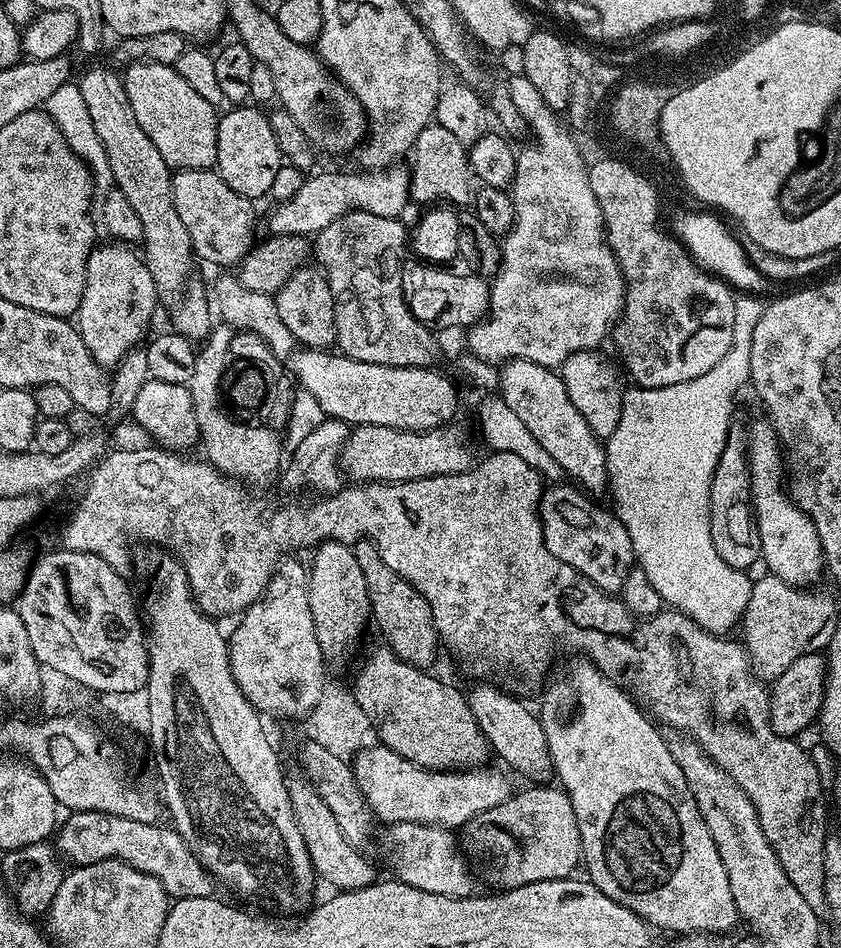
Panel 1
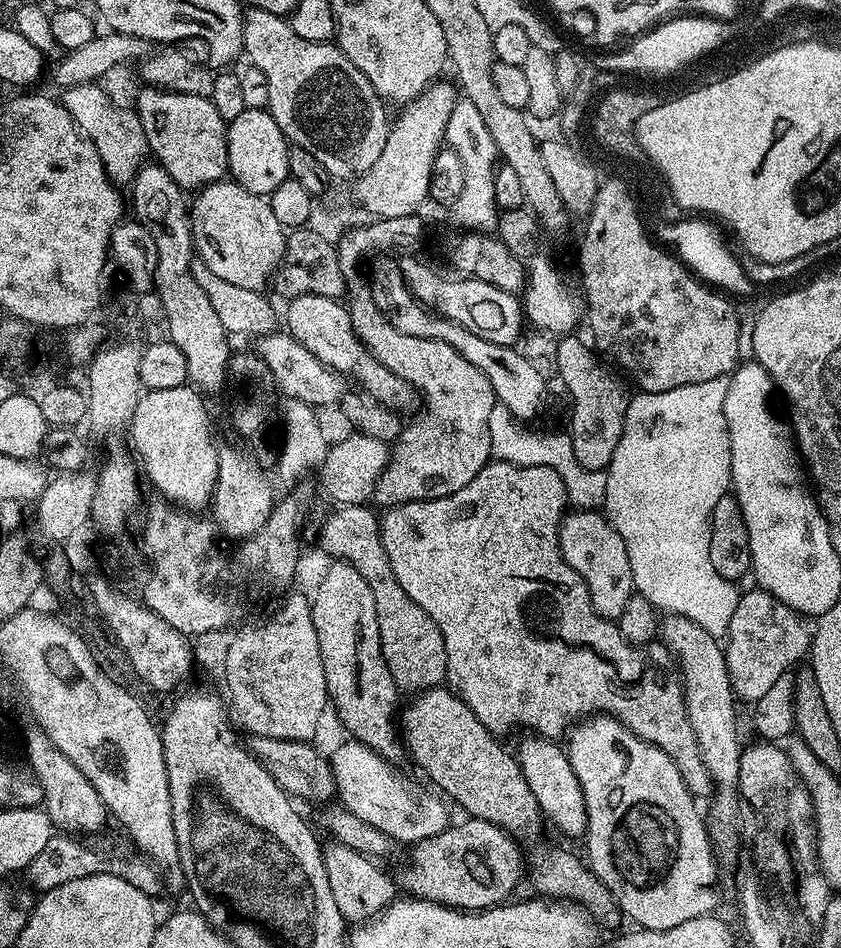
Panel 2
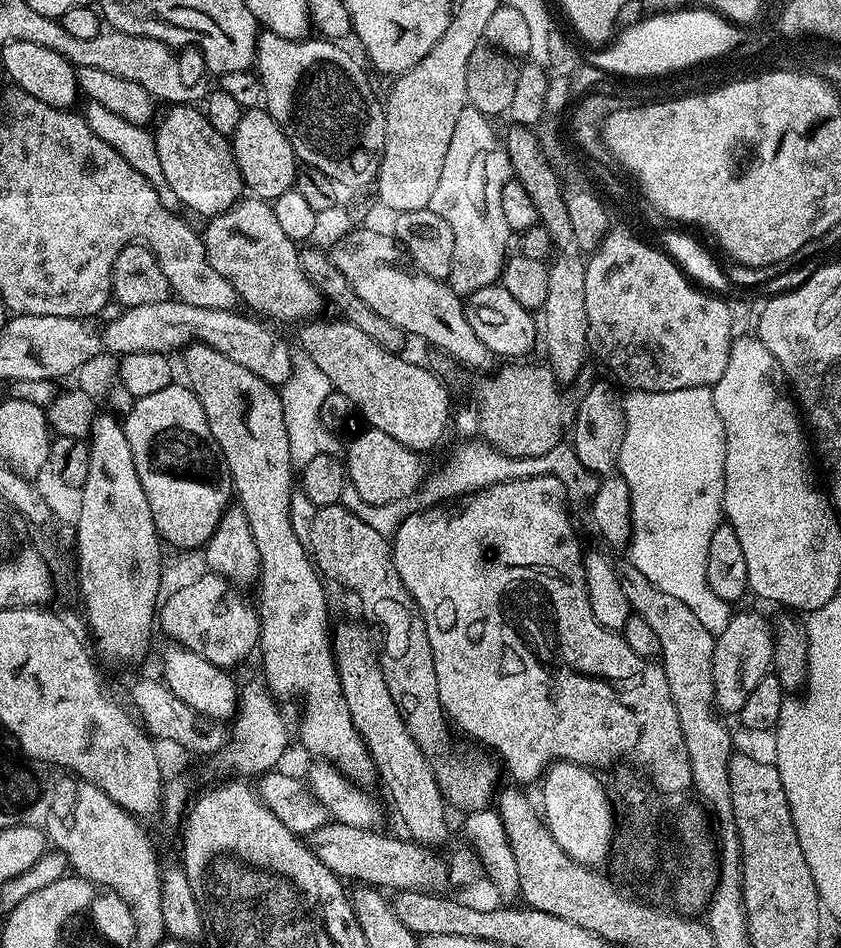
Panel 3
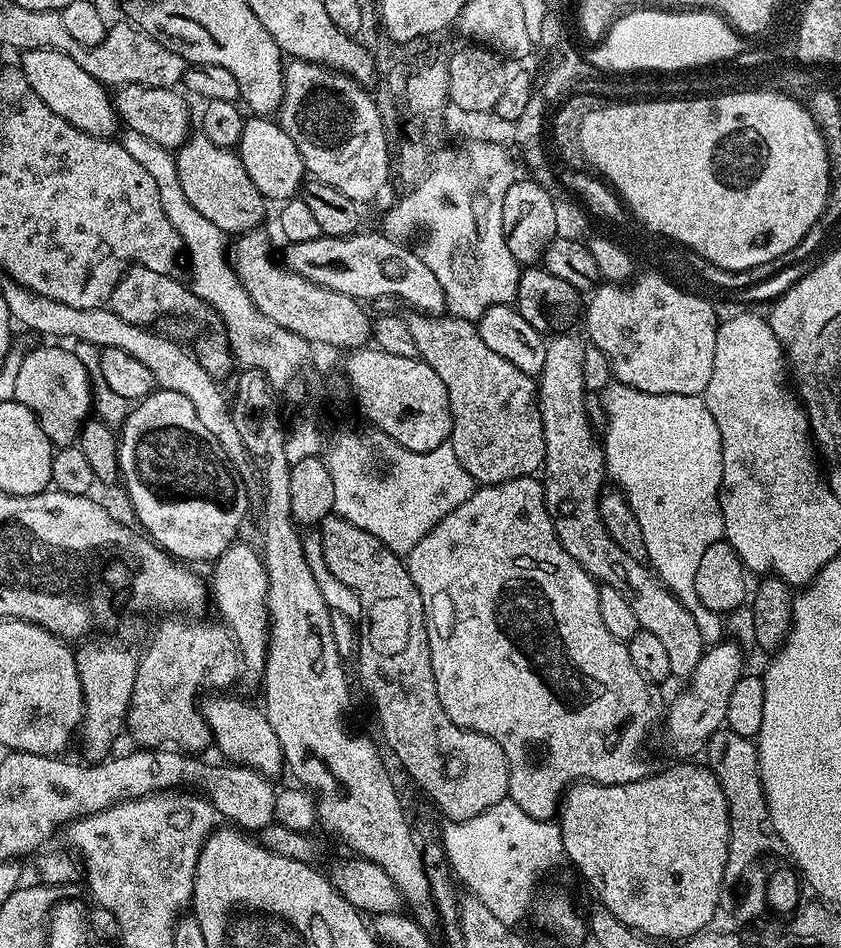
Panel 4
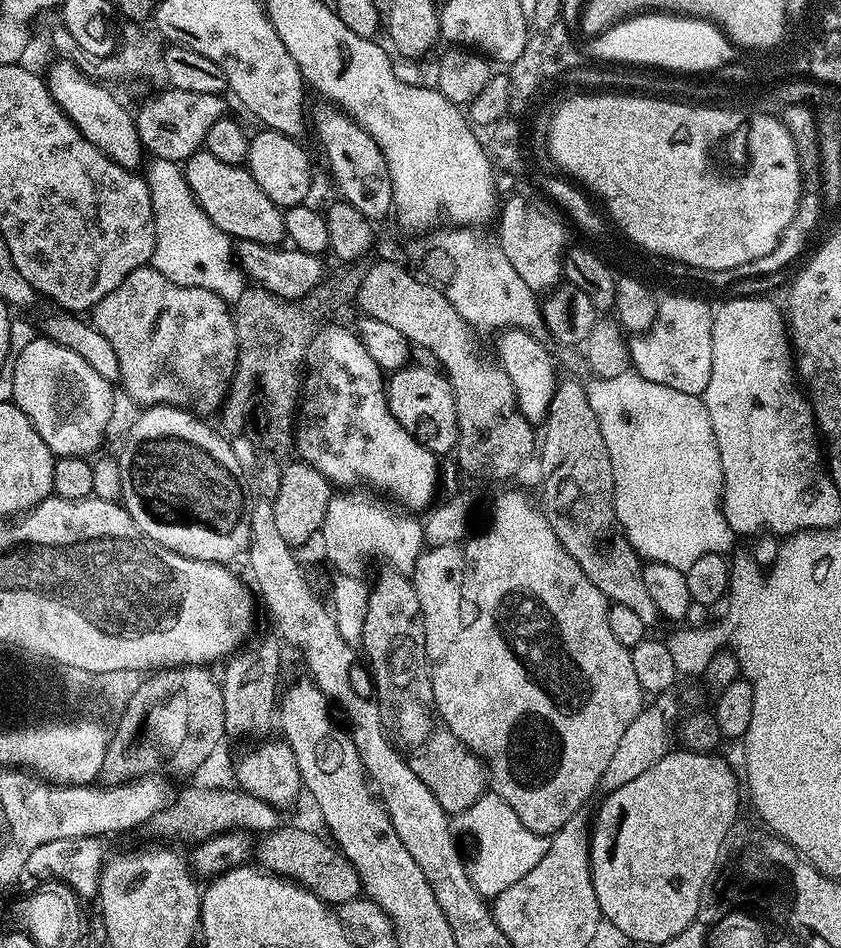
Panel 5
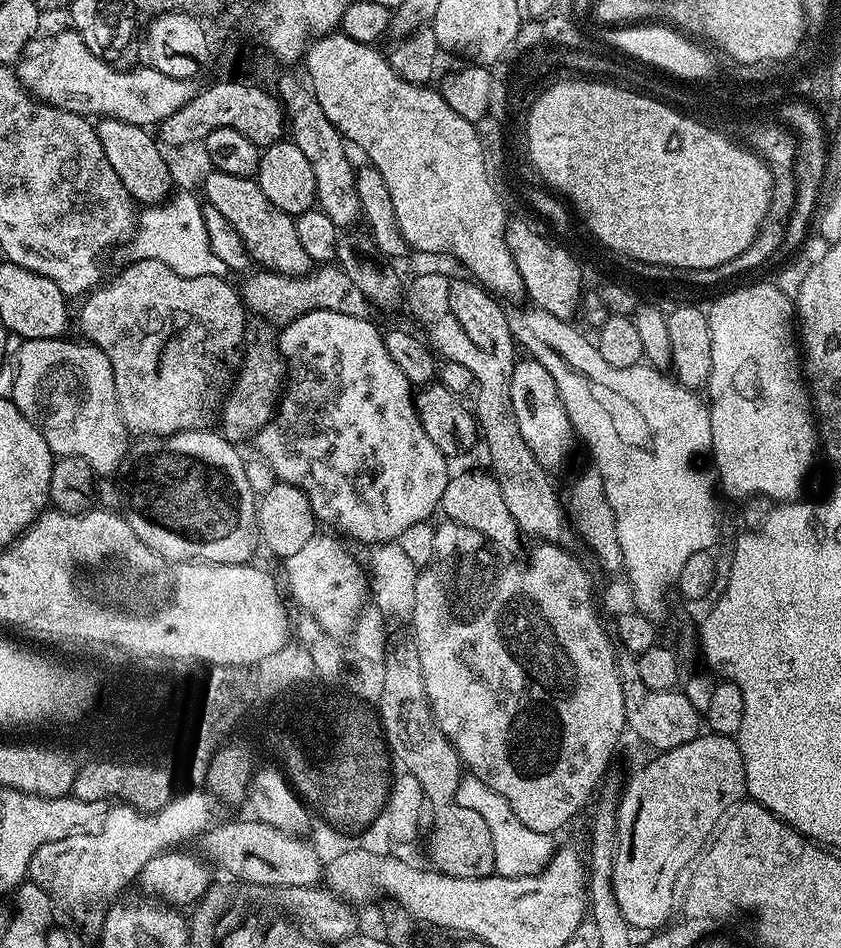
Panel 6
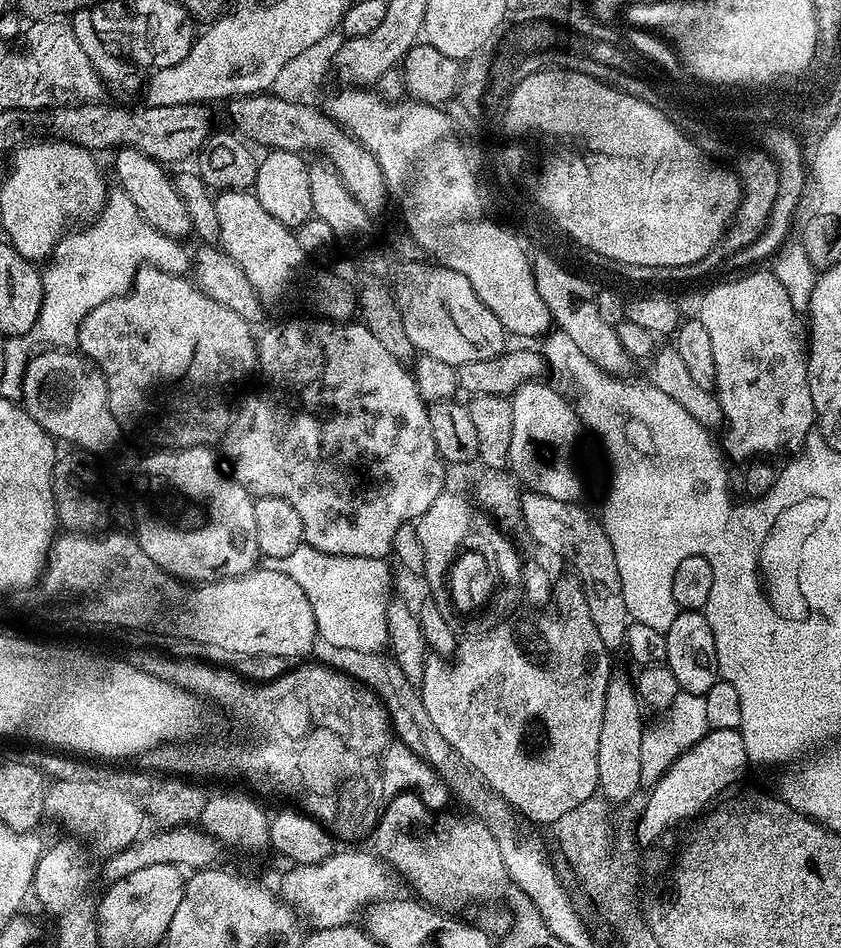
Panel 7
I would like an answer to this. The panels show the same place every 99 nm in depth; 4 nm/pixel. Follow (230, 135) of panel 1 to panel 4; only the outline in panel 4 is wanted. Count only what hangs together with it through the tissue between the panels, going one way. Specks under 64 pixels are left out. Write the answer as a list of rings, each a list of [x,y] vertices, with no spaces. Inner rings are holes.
[[[248,118],[244,121],[238,155],[250,182],[258,186],[265,201],[283,202],[291,200],[301,191],[306,180],[306,171],[297,146],[290,140],[290,135],[272,118]]]

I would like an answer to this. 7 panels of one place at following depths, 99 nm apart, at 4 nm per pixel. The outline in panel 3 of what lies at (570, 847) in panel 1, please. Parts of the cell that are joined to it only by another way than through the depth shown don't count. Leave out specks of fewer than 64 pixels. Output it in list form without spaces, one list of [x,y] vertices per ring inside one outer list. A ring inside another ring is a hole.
[[[331,821],[311,833],[308,845],[315,856],[341,879],[356,880],[352,882],[392,890],[390,892],[438,892],[442,890],[447,874],[454,884],[470,884],[478,876],[481,877],[481,861],[471,849],[465,848],[454,853],[447,872],[445,862],[433,853],[433,849],[406,838],[400,840],[380,833],[375,829],[364,830]]]

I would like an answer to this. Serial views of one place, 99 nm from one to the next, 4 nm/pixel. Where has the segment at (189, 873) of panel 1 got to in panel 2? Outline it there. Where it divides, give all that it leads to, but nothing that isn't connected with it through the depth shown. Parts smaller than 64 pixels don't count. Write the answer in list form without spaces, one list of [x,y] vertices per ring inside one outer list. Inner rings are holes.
[[[53,834],[50,842],[46,842],[46,850],[34,858],[26,869],[27,883],[37,893],[43,894],[63,886],[66,882],[74,882],[74,878],[90,878],[94,874],[114,874],[118,878],[126,878],[130,886],[138,886],[138,890],[147,896],[159,897],[162,876],[159,876],[157,865],[132,842],[122,838],[117,844],[87,844],[76,834]]]

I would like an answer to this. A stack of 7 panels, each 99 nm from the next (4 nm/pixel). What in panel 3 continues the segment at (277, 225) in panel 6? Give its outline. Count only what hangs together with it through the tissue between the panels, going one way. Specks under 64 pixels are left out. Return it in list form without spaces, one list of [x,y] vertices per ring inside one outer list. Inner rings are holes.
[[[177,104],[167,111],[160,125],[155,125],[154,135],[170,190],[181,205],[203,218],[221,215],[239,203],[246,192],[229,137],[214,130],[206,112],[192,104]]]

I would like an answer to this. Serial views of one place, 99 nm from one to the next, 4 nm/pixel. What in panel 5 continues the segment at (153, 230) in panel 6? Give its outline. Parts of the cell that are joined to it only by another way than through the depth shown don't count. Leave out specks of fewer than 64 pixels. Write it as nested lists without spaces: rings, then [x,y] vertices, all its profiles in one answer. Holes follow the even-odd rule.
[[[159,161],[160,185],[152,188],[152,213],[156,219],[156,245],[150,261],[151,267],[161,272],[167,280],[173,280],[178,286],[187,288],[205,288],[222,299],[233,302],[242,294],[246,277],[236,262],[233,237],[227,236],[202,210],[202,206],[194,198],[190,186],[184,177],[183,167],[174,161]]]

